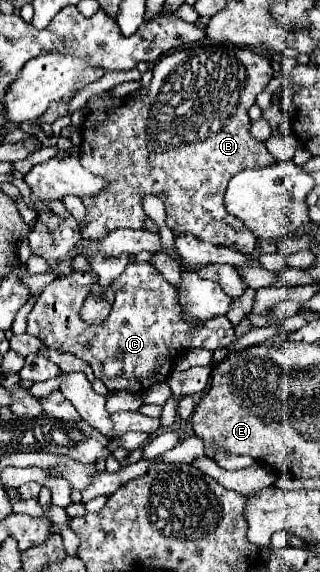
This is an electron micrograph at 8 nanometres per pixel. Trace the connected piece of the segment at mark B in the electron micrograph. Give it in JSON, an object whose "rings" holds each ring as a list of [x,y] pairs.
{"rings":[[[202,44],[192,50],[176,50],[164,56],[154,66],[154,78],[150,86],[142,88],[142,98],[100,98],[88,100],[90,112],[86,114],[80,134],[80,162],[92,174],[100,174],[110,182],[110,188],[94,198],[82,198],[88,210],[88,224],[82,230],[86,238],[102,238],[114,228],[144,228],[146,212],[142,198],[152,194],[164,194],[166,224],[176,234],[194,234],[202,242],[216,246],[230,246],[244,254],[252,254],[256,236],[224,208],[224,192],[230,178],[246,168],[264,168],[276,160],[266,150],[264,142],[250,136],[248,108],[256,102],[256,96],[268,86],[274,76],[268,58],[254,50],[238,48],[230,44]]]}

